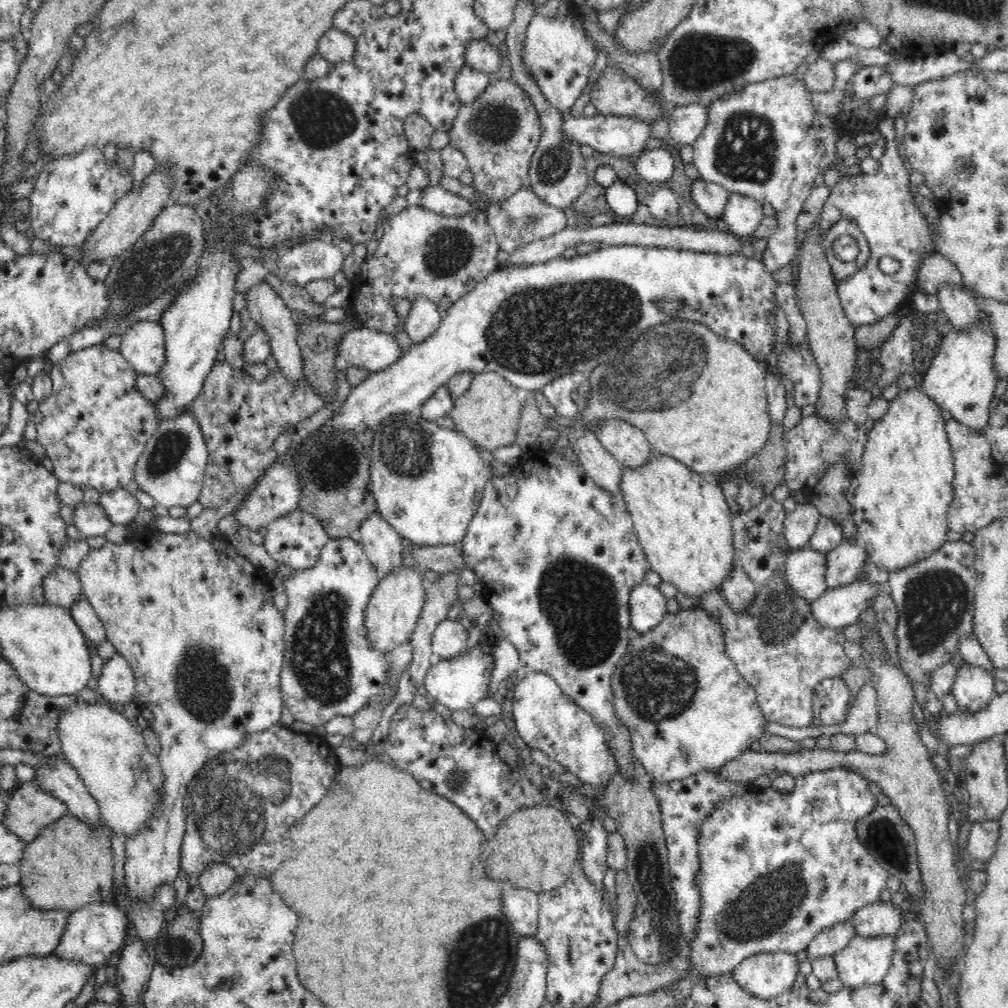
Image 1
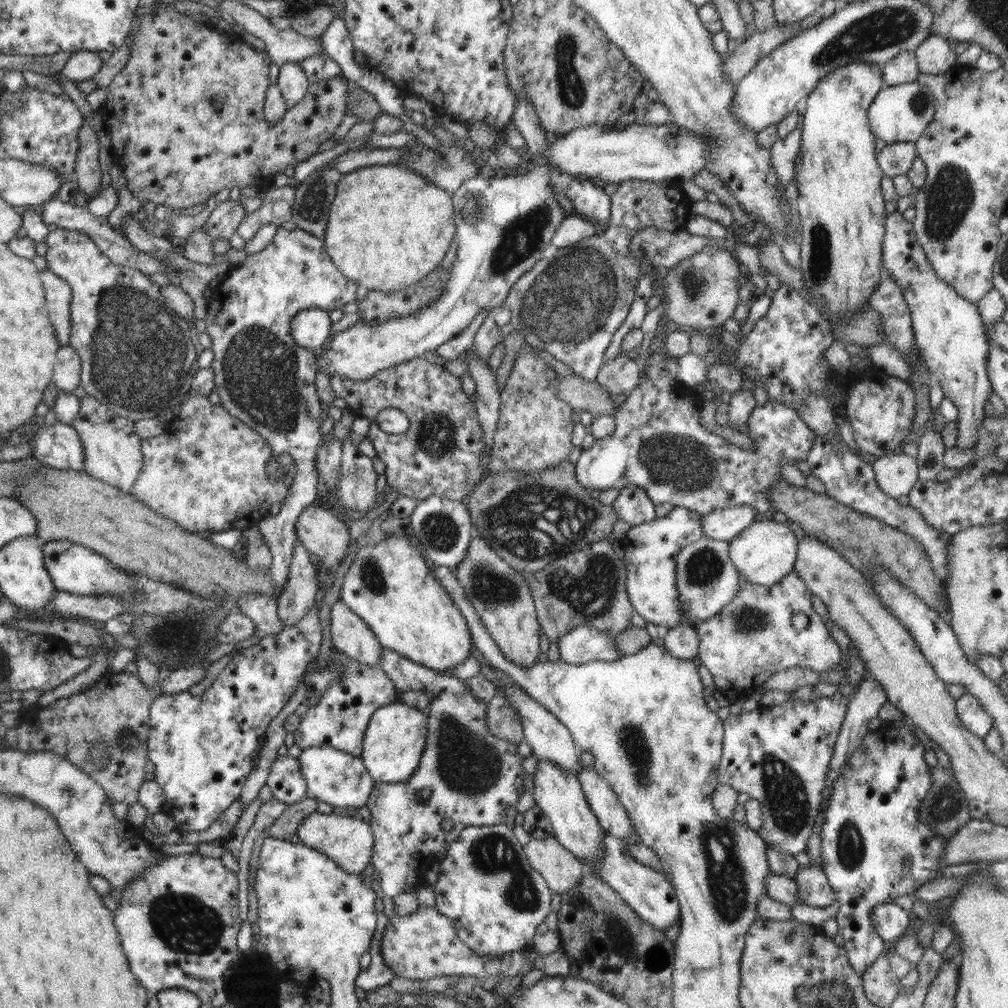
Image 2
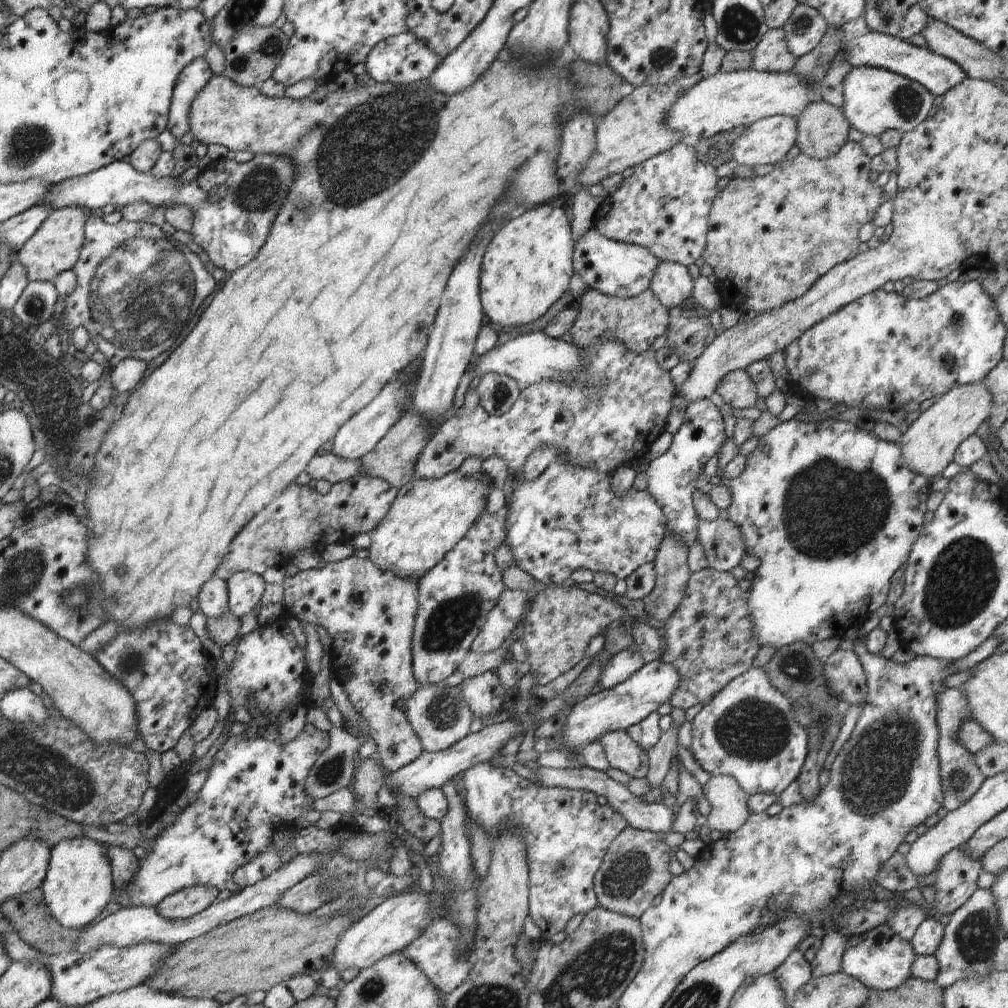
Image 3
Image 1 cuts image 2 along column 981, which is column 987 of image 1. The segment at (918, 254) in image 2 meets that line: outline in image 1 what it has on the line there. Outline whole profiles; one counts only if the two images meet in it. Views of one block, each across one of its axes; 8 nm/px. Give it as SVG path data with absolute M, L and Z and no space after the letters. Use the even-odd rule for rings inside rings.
M984 315L972 328L961 331L952 329L943 337L940 347L930 355L930 366L920 389L934 399L942 411L948 410L952 418L975 430L976 434L983 434L984 428L988 426L990 402L998 384L998 373L992 365L994 356L996 337L990 319Z

